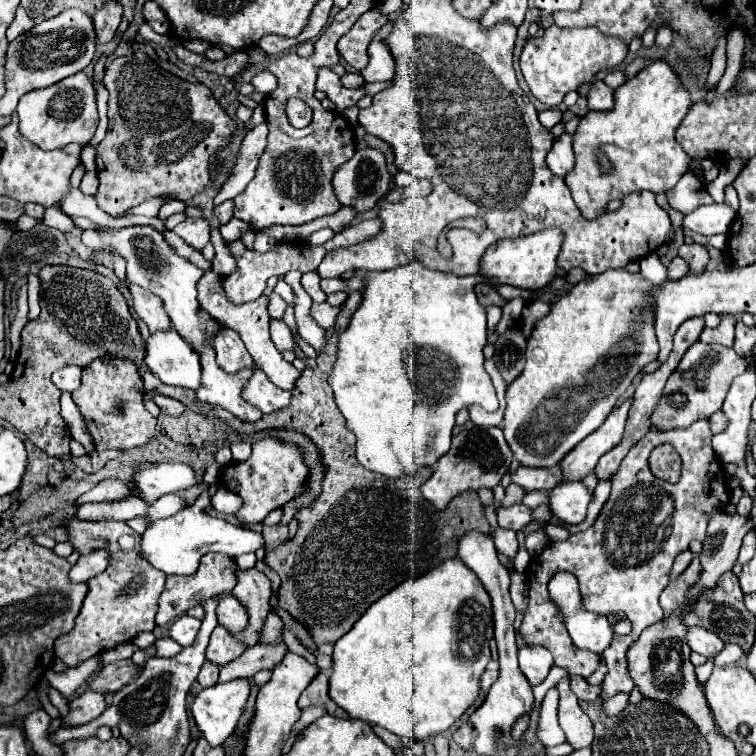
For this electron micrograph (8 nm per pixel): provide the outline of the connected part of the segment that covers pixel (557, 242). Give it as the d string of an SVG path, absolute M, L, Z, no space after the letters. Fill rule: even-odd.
M546 228L542 232L534 232L530 236L518 236L518 238L506 238L494 242L484 258L482 258L482 272L488 278L494 278L492 284L512 284L524 290L542 290L546 288L558 270L558 254L562 248L564 232L560 228Z

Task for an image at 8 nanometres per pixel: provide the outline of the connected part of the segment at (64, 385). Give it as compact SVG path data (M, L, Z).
M66 366L58 372L54 372L52 376L52 382L64 390L64 392L74 392L78 386L80 386L80 376L82 376L82 368L80 366Z

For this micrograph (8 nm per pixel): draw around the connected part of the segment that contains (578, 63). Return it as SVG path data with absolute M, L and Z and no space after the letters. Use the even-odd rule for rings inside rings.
M550 26L546 28L542 38L536 36L526 42L520 56L520 68L534 98L548 108L554 108L564 100L566 92L590 82L598 72L608 72L616 68L618 64L622 64L626 54L628 44L622 38L604 36L598 28L570 30Z

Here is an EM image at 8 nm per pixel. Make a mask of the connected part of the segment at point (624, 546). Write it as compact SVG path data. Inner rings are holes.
M696 420L684 430L648 432L622 460L618 472L614 474L612 492L596 522L582 532L570 534L568 540L550 542L538 556L530 560L526 572L530 606L522 620L520 636L526 644L548 648L554 656L554 664L568 672L568 676L556 684L556 690L560 694L558 718L566 732L566 740L574 746L574 750L590 746L594 730L590 718L580 710L576 696L570 692L568 682L570 676L590 676L600 666L600 656L580 648L570 648L570 636L566 634L554 602L548 598L546 584L558 570L572 572L580 582L580 592L586 608L600 608L598 613L605 616L618 612L628 616L632 622L632 632L628 636L616 636L614 644L604 652L608 674L602 682L600 698L608 700L618 692L634 688L630 676L626 676L626 648L639 638L644 628L662 620L658 596L668 586L668 572L674 558L680 552L690 550L692 540L704 540L712 514L724 512L726 504L730 502L722 466L714 456L710 440L712 430L708 420ZM660 444L672 444L674 450L682 456L682 478L676 484L658 480L648 468L648 456L652 448Z

